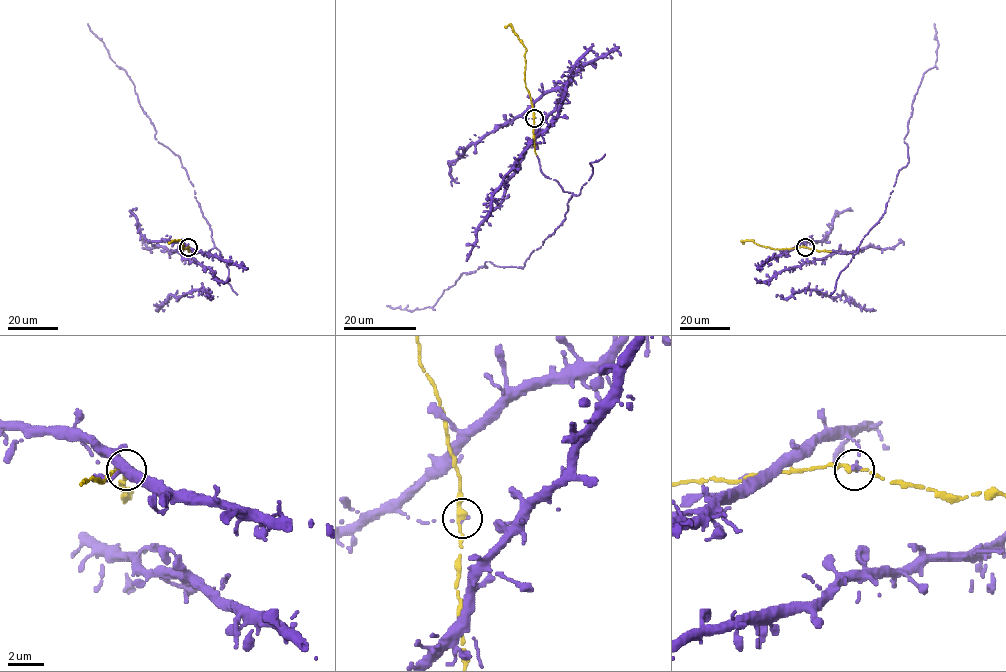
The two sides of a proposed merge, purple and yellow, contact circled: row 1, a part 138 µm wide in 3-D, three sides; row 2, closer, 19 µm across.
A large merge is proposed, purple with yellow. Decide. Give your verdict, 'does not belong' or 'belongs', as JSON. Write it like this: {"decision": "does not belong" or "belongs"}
{"decision": "belongs"}

